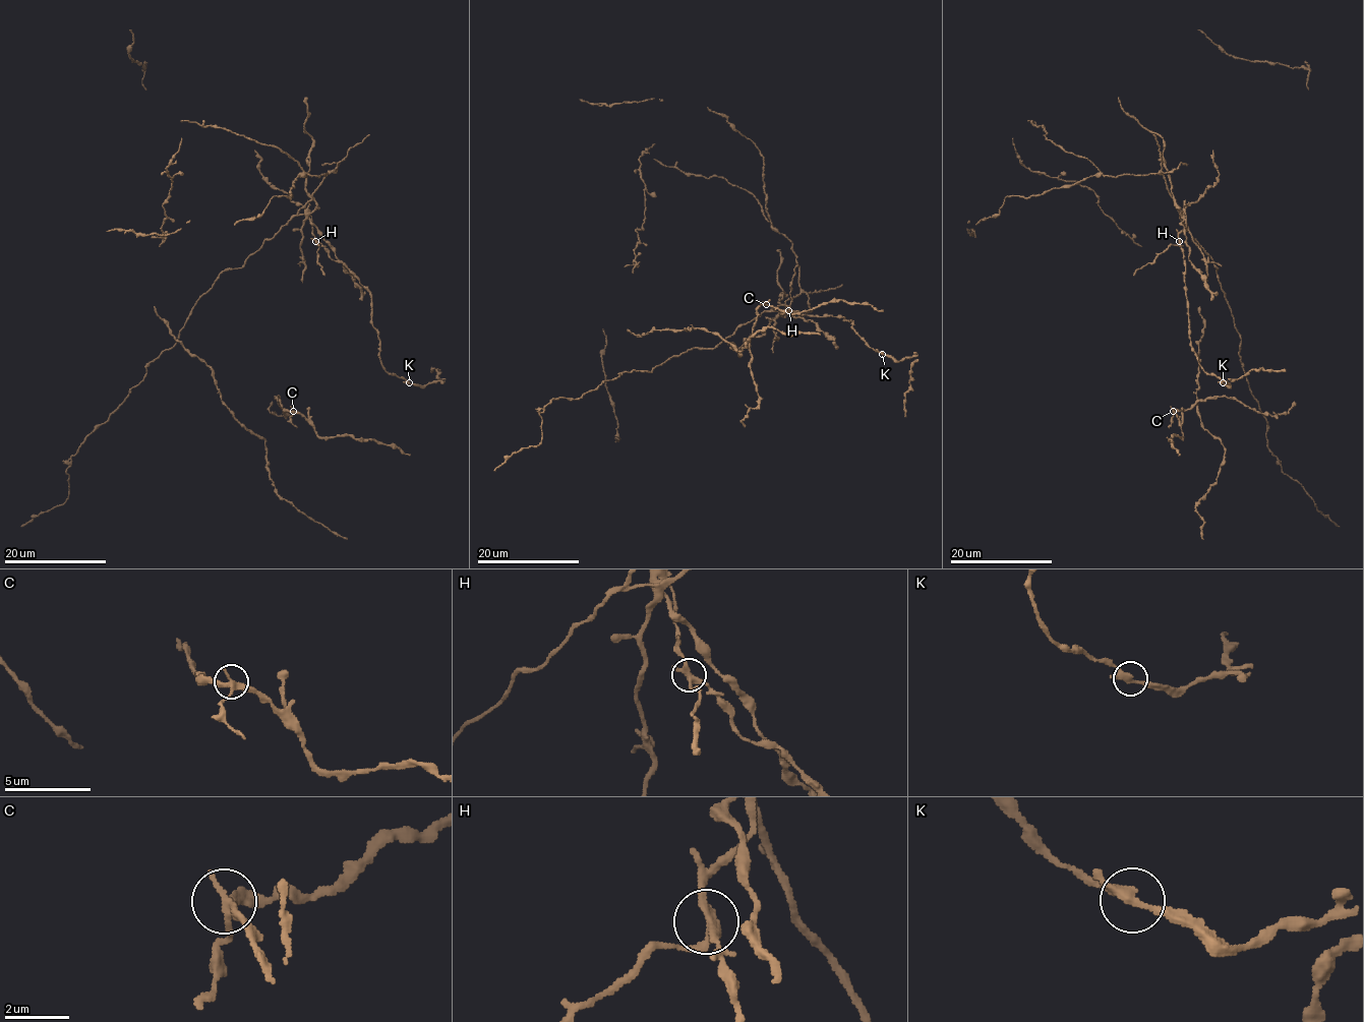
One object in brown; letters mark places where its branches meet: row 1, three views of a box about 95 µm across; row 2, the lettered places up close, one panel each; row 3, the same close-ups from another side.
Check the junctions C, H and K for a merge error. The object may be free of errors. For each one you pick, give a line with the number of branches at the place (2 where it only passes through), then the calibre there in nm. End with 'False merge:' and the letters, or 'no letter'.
H: 3 branches meet; 260 nm thick
False merge: H

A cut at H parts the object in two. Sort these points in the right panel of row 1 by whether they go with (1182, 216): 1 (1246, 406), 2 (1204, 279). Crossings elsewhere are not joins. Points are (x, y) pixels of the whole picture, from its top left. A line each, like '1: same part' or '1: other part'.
1: other part
2: same part

